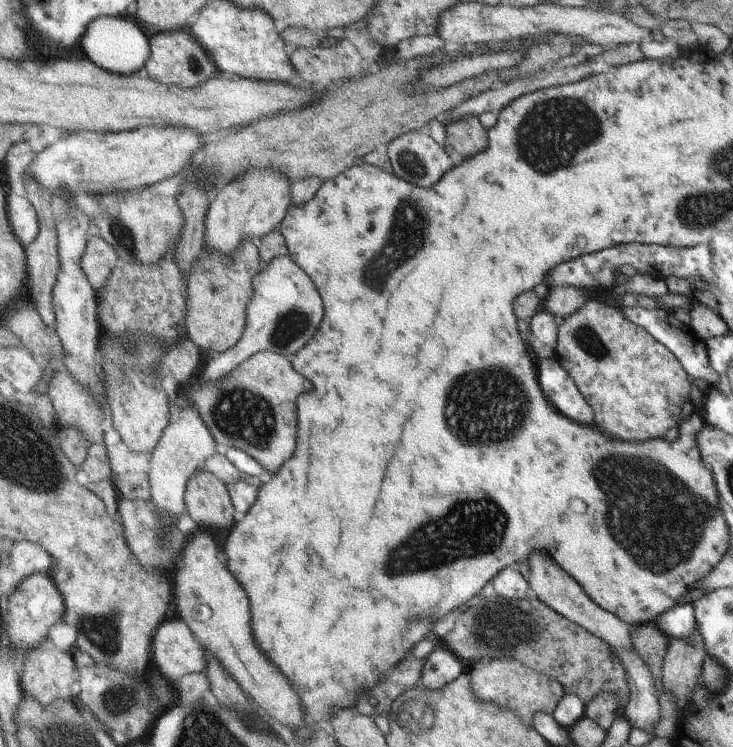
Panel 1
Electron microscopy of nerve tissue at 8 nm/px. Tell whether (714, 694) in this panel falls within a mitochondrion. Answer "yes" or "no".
no

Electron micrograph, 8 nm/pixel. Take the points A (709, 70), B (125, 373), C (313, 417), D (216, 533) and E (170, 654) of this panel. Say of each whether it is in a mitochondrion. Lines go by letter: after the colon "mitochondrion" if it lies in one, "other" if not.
A: other
B: mitochondrion
C: other
D: other
E: other

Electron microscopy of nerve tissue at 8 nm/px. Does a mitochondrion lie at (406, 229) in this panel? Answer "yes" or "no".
yes

